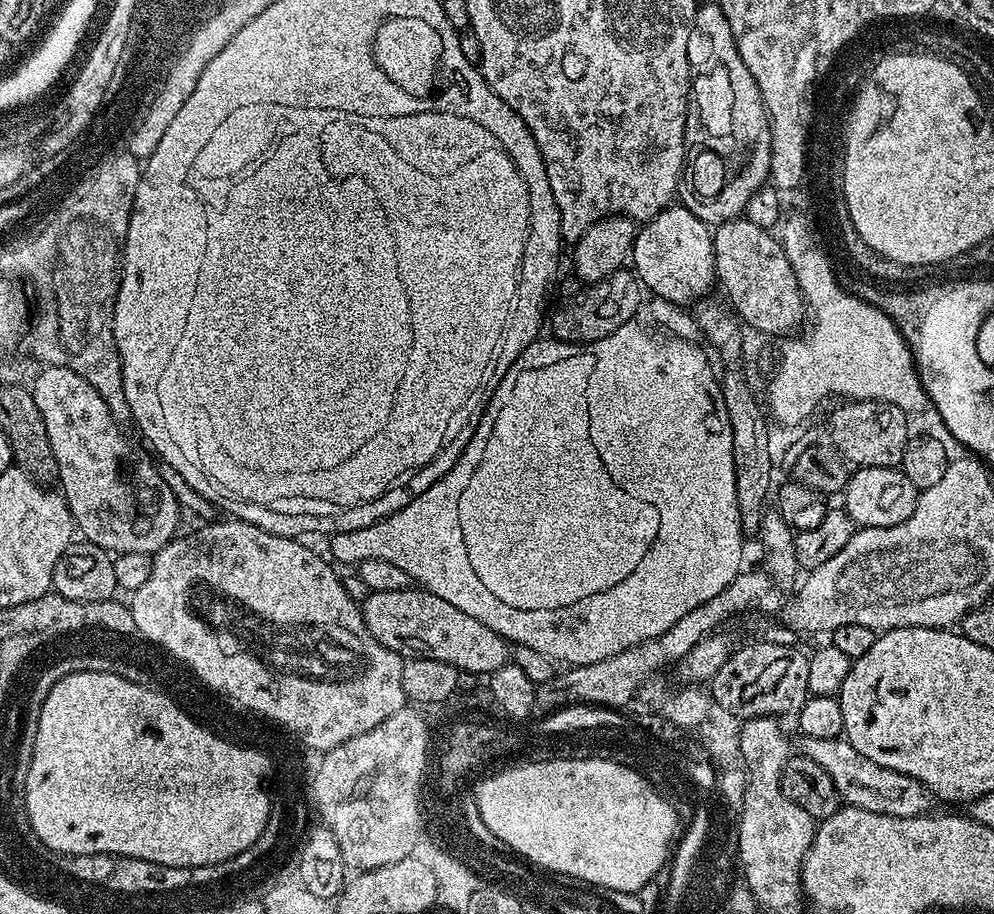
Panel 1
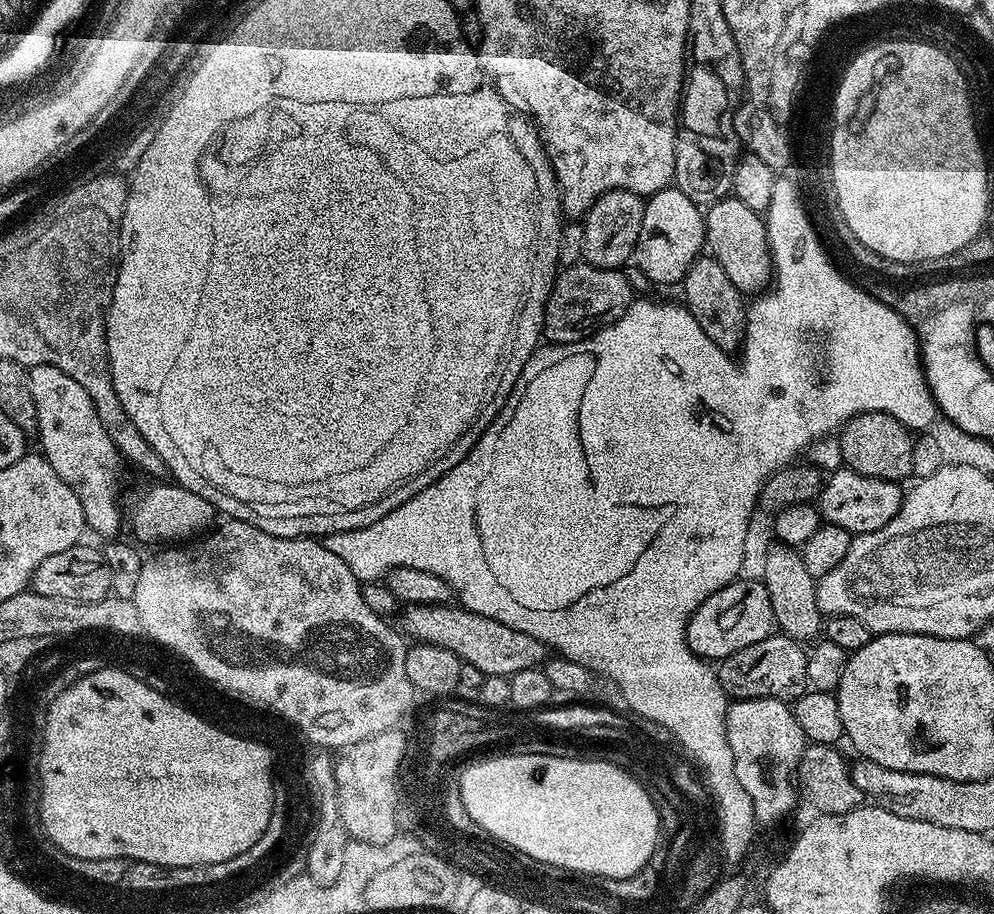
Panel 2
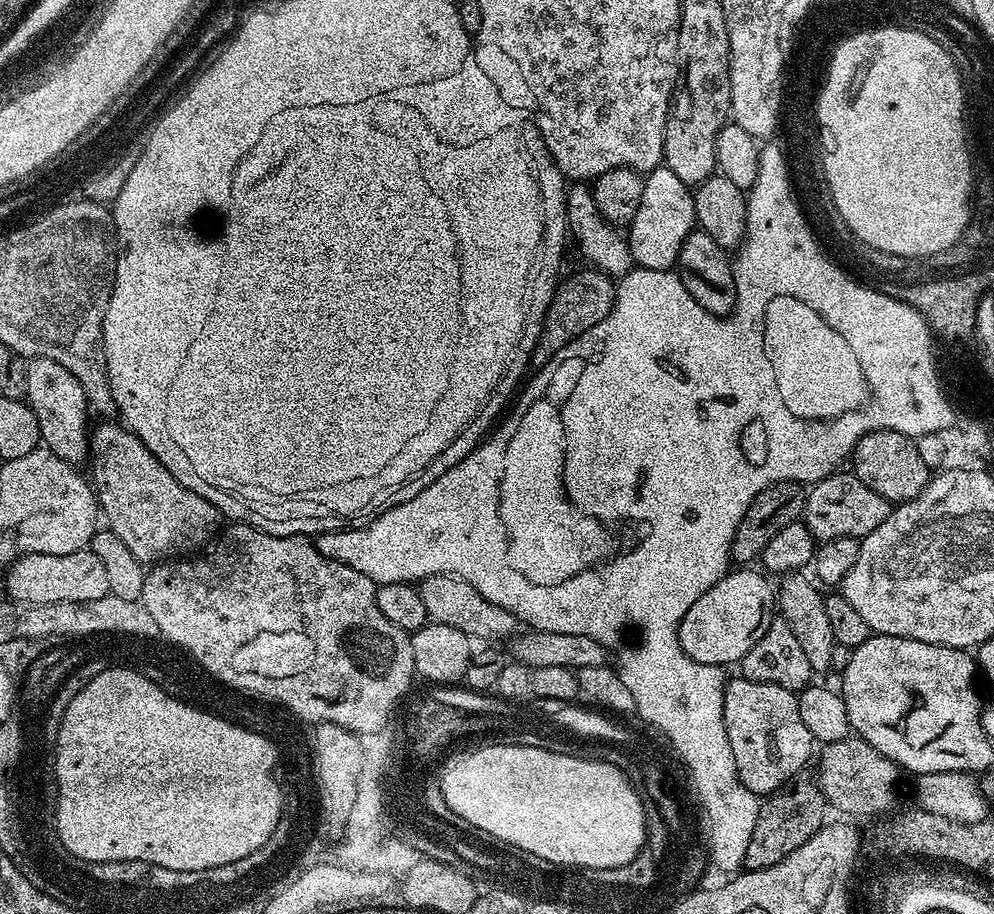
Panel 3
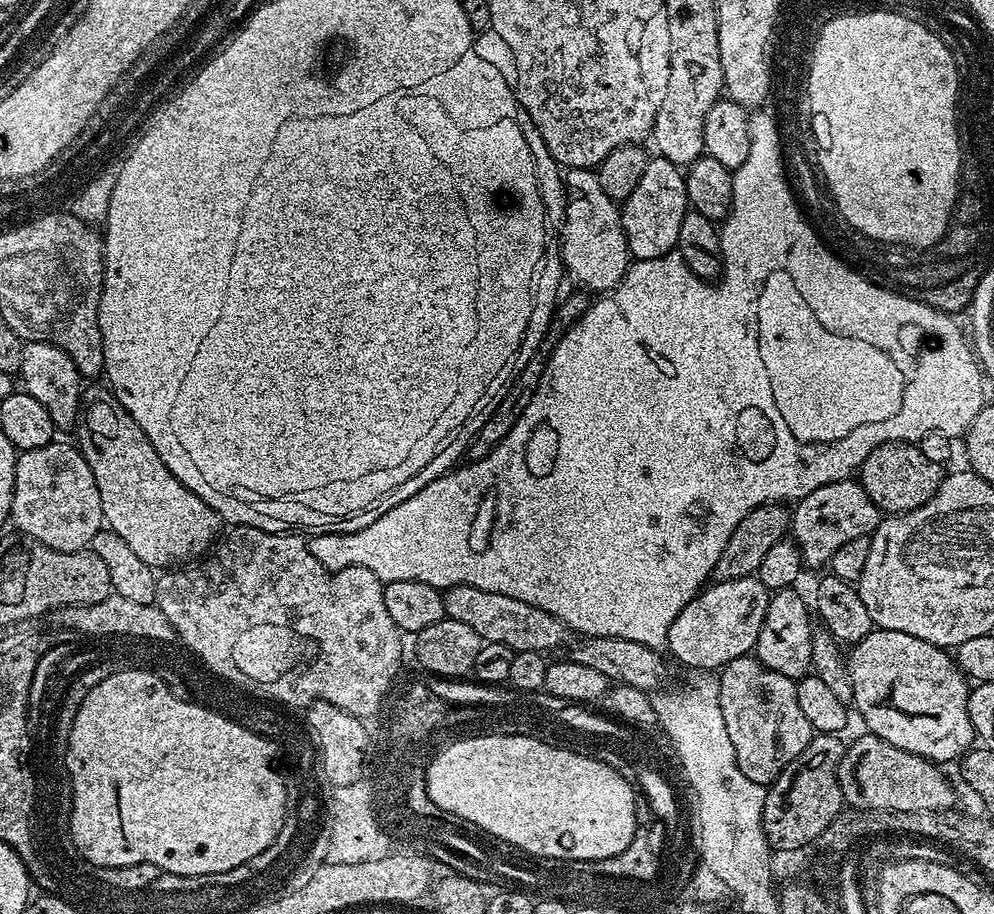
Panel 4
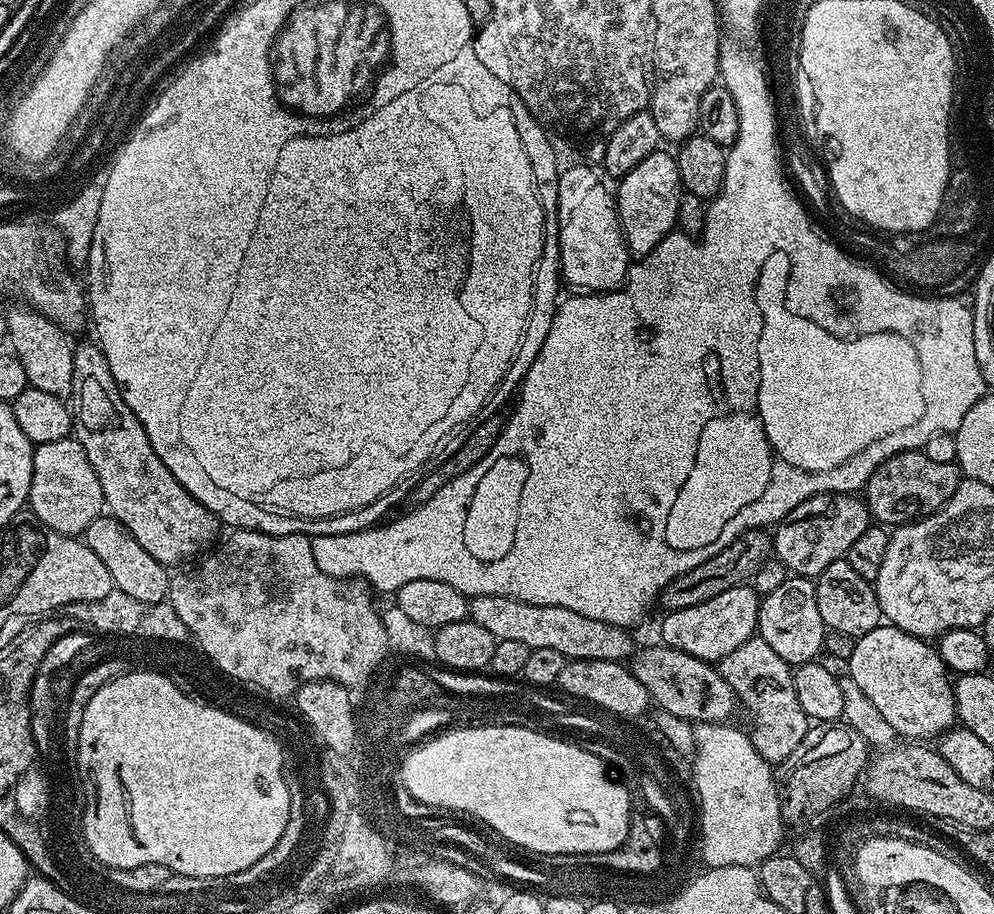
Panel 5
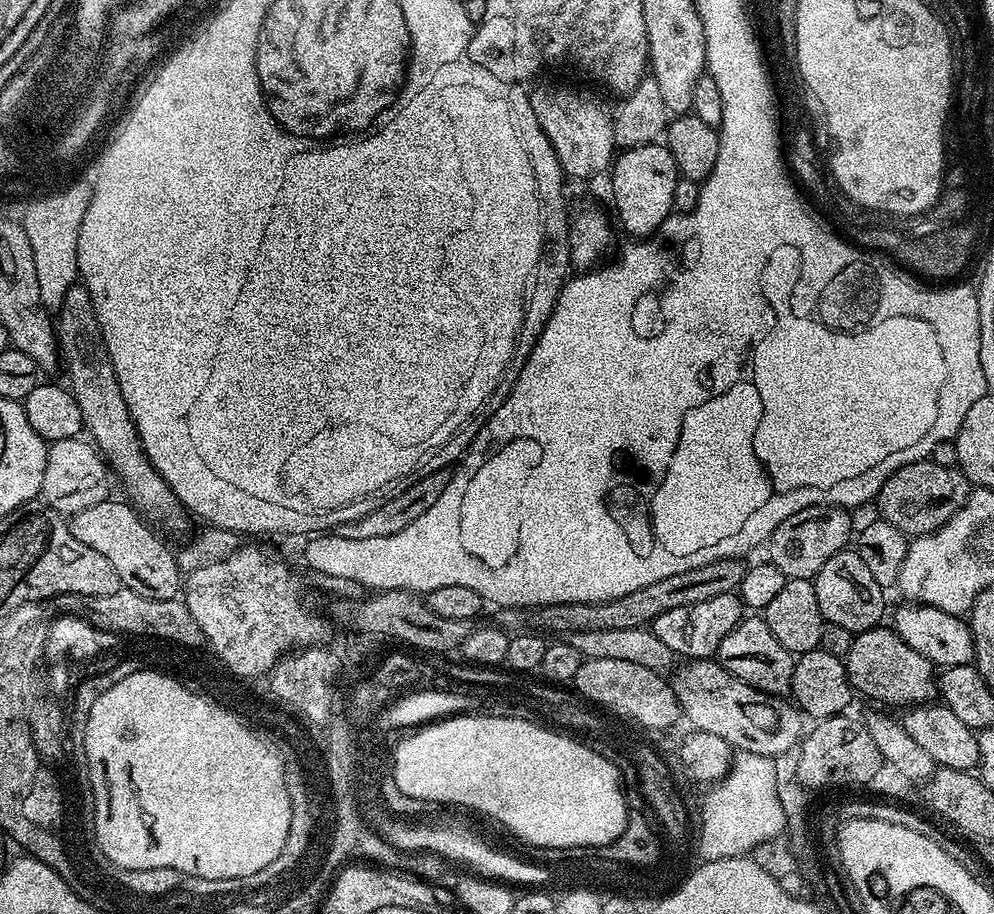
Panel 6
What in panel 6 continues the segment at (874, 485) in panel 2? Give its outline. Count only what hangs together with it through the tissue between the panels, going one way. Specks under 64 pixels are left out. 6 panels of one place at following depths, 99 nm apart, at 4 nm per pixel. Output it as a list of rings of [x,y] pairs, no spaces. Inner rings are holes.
[[[819,504],[798,510],[798,514],[790,514],[790,518],[779,524],[766,542],[767,563],[778,566],[778,570],[782,570],[782,574],[789,580],[812,580],[818,570],[826,566],[826,558],[849,547],[854,536],[852,516],[849,509],[838,508],[835,504]]]

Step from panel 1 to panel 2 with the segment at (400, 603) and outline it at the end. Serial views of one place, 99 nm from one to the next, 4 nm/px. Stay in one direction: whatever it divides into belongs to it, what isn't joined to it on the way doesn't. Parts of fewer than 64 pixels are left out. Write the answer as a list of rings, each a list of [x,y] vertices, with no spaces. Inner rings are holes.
[[[409,604],[403,609],[405,637],[422,644],[433,644],[450,650],[463,663],[478,666],[486,676],[507,676],[511,678],[522,670],[540,668],[550,656],[550,649],[538,638],[522,634],[522,630],[510,630],[494,618],[474,614],[463,606],[452,608],[448,604]]]

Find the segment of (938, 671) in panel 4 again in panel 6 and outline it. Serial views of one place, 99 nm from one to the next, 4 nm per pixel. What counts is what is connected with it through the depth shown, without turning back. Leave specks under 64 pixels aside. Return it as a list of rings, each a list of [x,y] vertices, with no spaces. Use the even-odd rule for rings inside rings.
[[[877,626],[855,633],[850,654],[846,658],[846,667],[848,681],[859,695],[861,692],[884,704],[920,706],[931,701],[938,692],[938,676],[932,663],[922,658],[918,650],[910,650],[910,646],[902,642],[900,635],[888,626]]]

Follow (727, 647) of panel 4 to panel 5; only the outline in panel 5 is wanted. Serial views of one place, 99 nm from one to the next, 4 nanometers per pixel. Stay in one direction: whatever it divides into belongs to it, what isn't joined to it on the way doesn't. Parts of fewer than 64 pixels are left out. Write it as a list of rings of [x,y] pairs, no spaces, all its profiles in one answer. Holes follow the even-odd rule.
[[[739,584],[707,602],[698,602],[698,606],[680,608],[669,612],[660,624],[659,639],[674,650],[682,650],[694,658],[702,658],[709,662],[719,662],[730,654],[730,650],[738,650],[742,642],[757,635],[758,614],[760,613],[761,595],[748,584]]]

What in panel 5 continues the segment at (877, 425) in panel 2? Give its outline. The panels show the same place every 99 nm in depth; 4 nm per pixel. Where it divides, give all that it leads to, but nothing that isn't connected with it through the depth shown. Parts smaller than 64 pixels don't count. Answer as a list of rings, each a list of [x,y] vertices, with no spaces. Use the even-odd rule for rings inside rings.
[[[922,450],[899,452],[874,470],[866,485],[866,503],[871,519],[880,526],[899,526],[934,514],[958,490],[962,473],[956,464],[930,462]]]

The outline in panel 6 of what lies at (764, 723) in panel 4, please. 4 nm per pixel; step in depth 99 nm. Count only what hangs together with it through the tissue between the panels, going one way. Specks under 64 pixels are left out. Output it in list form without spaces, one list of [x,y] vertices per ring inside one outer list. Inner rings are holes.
[[[752,614],[741,619],[740,624],[734,626],[734,630],[726,634],[726,638],[722,638],[715,659],[727,672],[770,696],[779,697],[792,687],[793,653],[786,651],[778,638],[770,634],[770,626],[766,626],[766,622],[759,615]]]

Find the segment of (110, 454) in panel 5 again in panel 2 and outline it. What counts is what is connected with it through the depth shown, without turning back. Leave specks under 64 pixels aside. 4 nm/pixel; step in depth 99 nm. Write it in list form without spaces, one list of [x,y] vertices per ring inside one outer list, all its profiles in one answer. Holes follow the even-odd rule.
[[[152,482],[149,485],[133,494],[130,510],[126,512],[127,521],[129,518],[132,532],[137,537],[134,538],[139,543],[182,542],[205,533],[216,518],[215,508],[210,502],[175,482]]]

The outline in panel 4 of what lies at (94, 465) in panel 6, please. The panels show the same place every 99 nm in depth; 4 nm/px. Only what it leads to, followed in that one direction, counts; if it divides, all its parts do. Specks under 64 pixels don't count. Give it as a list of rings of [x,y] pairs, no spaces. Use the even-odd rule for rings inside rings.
[[[60,443],[38,446],[38,450],[26,450],[17,455],[10,524],[11,527],[16,527],[13,529],[17,533],[31,536],[54,550],[79,552],[91,545],[94,534],[98,534],[105,527],[105,520],[97,483],[94,482],[93,471],[86,464],[86,458],[79,447],[71,444],[71,448],[68,444]]]

